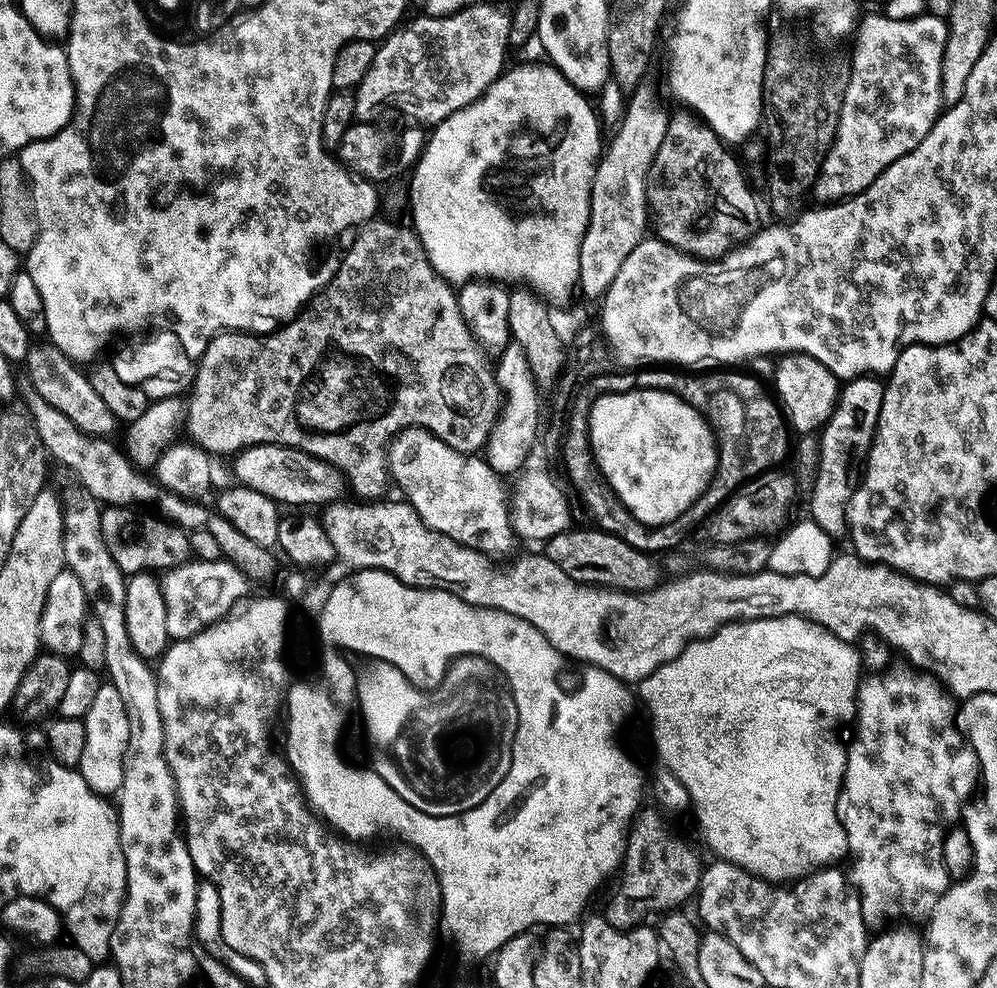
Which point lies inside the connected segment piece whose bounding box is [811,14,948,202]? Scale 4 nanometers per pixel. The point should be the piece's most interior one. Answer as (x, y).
(892, 99)

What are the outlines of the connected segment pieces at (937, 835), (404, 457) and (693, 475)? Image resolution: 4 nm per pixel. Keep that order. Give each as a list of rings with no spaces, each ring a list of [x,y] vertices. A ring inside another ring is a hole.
[[[912,666],[906,668],[885,667],[883,670],[873,671],[865,675],[860,681],[860,688],[856,691],[856,733],[852,736],[852,741],[847,741],[846,751],[848,761],[844,771],[844,786],[840,789],[840,797],[836,800],[836,813],[840,817],[840,824],[844,827],[844,833],[848,839],[848,850],[852,869],[847,869],[846,875],[850,881],[850,888],[858,897],[860,913],[864,916],[864,922],[869,929],[880,930],[887,920],[896,920],[901,916],[901,921],[920,920],[927,921],[932,915],[934,906],[938,898],[946,891],[950,883],[950,877],[946,870],[944,861],[944,837],[948,835],[950,829],[961,819],[962,813],[969,803],[970,797],[977,791],[980,780],[980,763],[974,754],[974,750],[965,740],[956,725],[957,701],[953,699],[947,688],[936,679],[930,672],[917,670]]]
[[[403,428],[391,437],[386,448],[386,463],[389,477],[401,488],[403,499],[411,504],[412,509],[422,518],[424,525],[431,532],[446,534],[446,538],[454,538],[462,546],[470,546],[479,552],[497,554],[508,552],[518,537],[512,530],[508,518],[506,492],[500,486],[501,477],[491,468],[484,458],[476,454],[459,452],[446,442],[438,439],[433,432],[425,428]]]
[[[633,387],[626,393],[606,393],[593,402],[589,416],[589,442],[603,480],[642,524],[664,524],[679,518],[707,490],[716,470],[718,445],[707,420],[674,392]]]

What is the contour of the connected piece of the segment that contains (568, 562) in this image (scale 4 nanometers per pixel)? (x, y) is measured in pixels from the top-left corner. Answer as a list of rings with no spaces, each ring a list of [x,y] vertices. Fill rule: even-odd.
[[[599,528],[563,532],[549,541],[549,555],[558,558],[560,568],[565,569],[576,581],[617,588],[620,591],[641,592],[655,587],[659,581],[658,570],[647,553],[630,547],[616,535]],[[560,555],[560,556],[559,556]]]

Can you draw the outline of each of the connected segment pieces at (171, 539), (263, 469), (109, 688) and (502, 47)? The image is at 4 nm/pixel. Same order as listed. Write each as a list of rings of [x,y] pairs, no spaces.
[[[105,507],[102,511],[102,538],[110,558],[118,562],[125,574],[150,572],[163,574],[169,568],[189,563],[192,551],[188,532],[160,514],[151,516],[148,510],[135,507]]]
[[[255,444],[253,448],[245,448],[244,451],[235,453],[235,460],[235,483],[250,490],[258,490],[258,494],[266,494],[280,506],[335,504],[343,497],[340,495],[346,489],[346,477],[340,469],[297,448],[287,448],[281,444]]]
[[[111,682],[101,683],[94,703],[82,719],[86,726],[86,744],[82,746],[78,770],[90,790],[105,798],[115,797],[122,786],[126,742],[130,742],[130,722],[126,718],[126,702],[122,702],[122,694],[118,694]]]
[[[473,2],[469,8],[452,12],[449,16],[420,14],[417,17],[417,20],[409,19],[403,26],[389,32],[377,47],[374,62],[370,62],[370,70],[366,70],[366,78],[362,78],[362,82],[354,90],[357,121],[371,121],[372,111],[379,104],[389,104],[402,115],[413,116],[417,125],[435,126],[450,114],[473,104],[505,71],[504,55],[510,52],[508,35],[511,30],[507,11],[503,12],[492,4]]]

